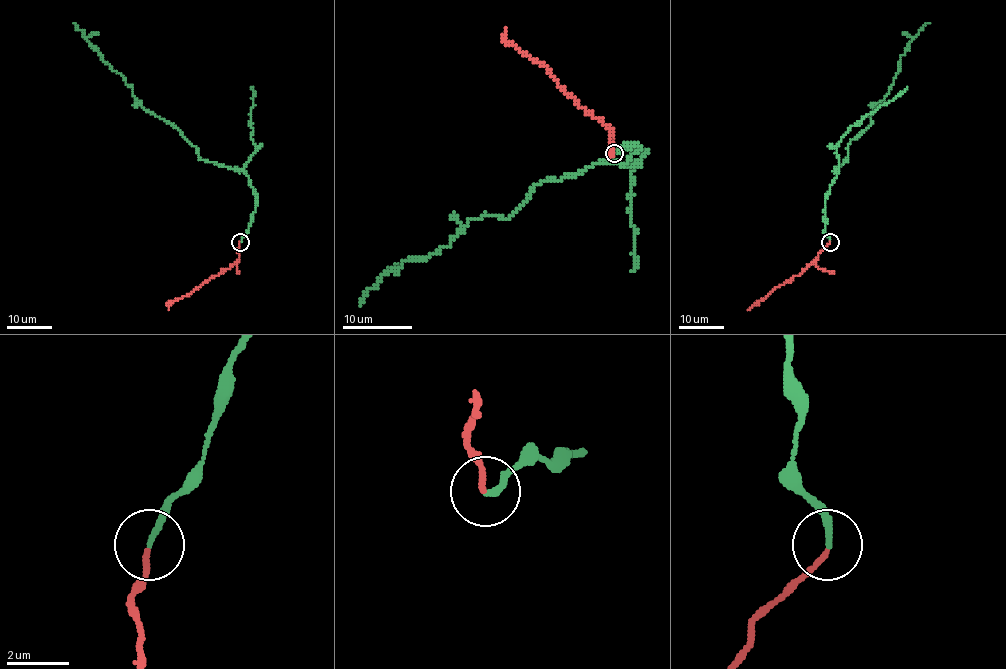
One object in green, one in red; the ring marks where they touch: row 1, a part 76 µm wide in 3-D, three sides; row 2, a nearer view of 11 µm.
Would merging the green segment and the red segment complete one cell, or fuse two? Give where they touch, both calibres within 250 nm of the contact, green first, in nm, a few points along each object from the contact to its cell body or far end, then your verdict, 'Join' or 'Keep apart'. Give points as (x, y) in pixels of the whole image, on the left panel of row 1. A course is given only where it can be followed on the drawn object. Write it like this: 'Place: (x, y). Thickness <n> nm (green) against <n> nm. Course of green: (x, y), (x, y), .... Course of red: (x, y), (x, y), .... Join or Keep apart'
Place: (240, 242). Thickness 200 nm (green) against 140 nm. Course of green: (240, 242), (256, 208), (249, 177), (242, 170), (201, 159), (183, 134), (136, 100), (130, 87), (72, 22). Course of red: (240, 242), (239, 259), (229, 268), (172, 301), (168, 310). Join

